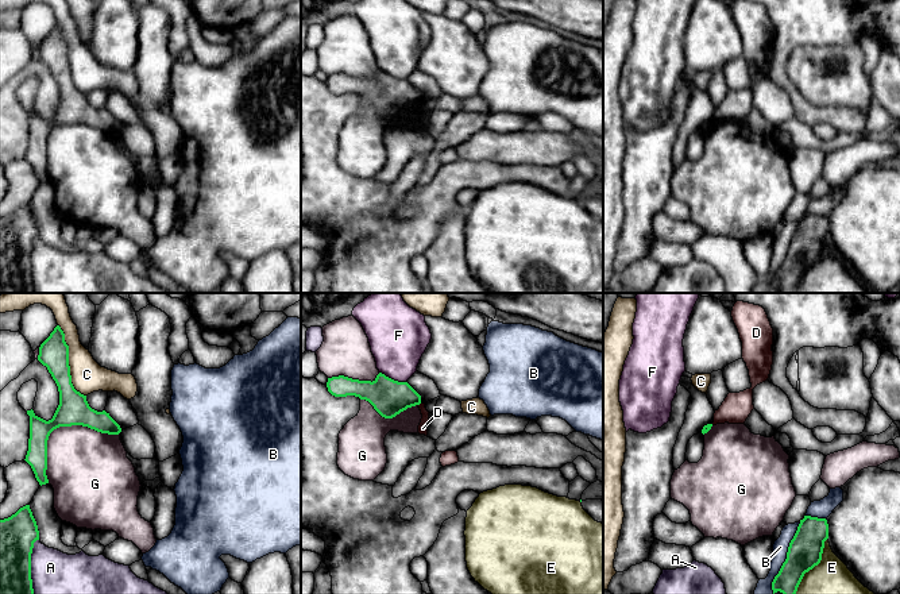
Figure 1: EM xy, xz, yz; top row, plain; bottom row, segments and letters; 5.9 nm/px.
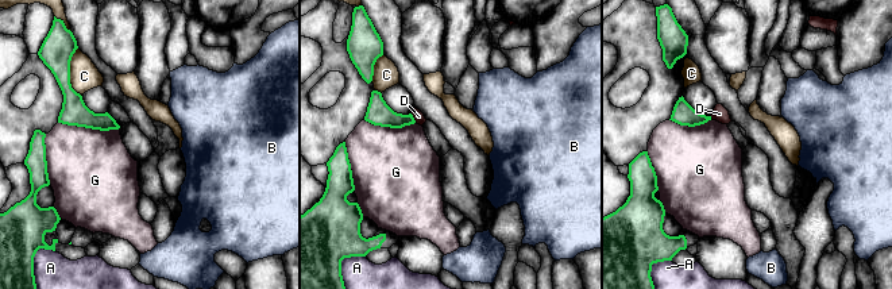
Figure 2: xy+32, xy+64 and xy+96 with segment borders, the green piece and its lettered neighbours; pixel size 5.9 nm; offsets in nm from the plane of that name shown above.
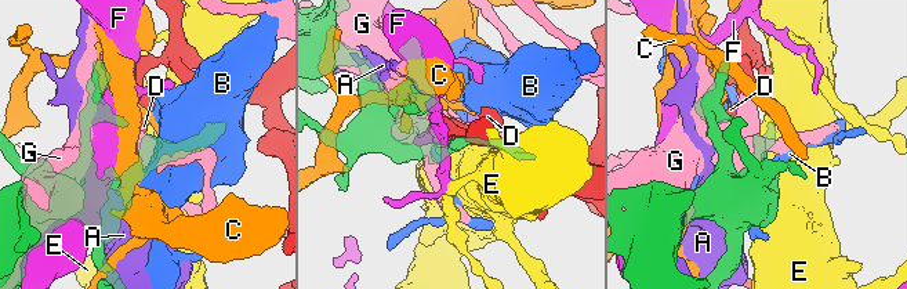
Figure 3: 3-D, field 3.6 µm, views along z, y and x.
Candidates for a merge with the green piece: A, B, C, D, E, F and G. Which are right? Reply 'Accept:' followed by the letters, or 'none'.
Accept: none

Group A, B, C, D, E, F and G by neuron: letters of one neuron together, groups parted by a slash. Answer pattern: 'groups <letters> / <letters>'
groups A / B / C / D / E / F / G

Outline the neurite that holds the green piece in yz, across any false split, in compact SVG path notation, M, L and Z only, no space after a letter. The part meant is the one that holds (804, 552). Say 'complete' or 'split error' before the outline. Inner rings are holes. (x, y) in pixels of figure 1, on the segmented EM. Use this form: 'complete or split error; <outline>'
complete; M804 516L789 543L787 559L772 582L773 594L796 594L806 572L822 560L824 541L828 539L826 518Z

